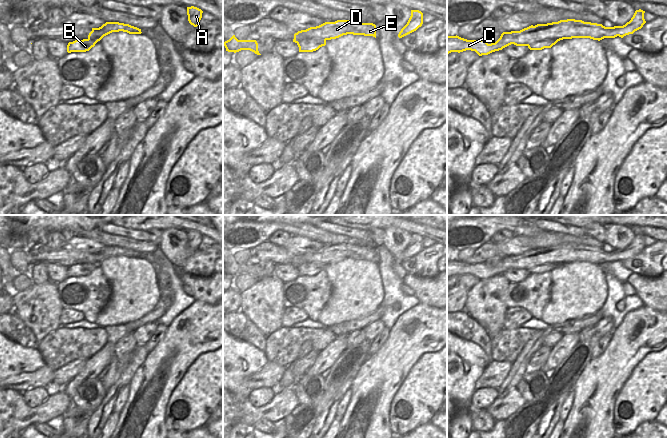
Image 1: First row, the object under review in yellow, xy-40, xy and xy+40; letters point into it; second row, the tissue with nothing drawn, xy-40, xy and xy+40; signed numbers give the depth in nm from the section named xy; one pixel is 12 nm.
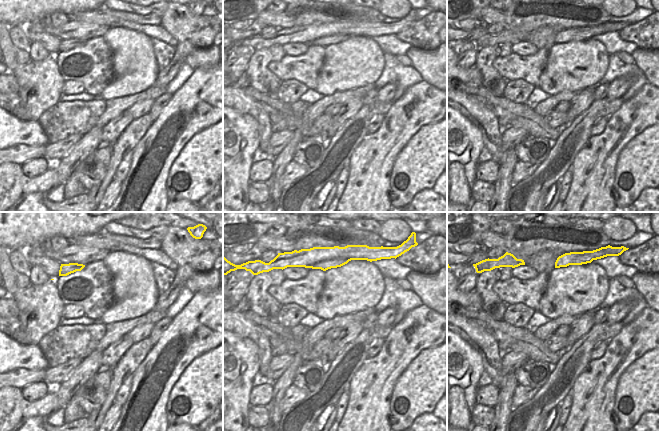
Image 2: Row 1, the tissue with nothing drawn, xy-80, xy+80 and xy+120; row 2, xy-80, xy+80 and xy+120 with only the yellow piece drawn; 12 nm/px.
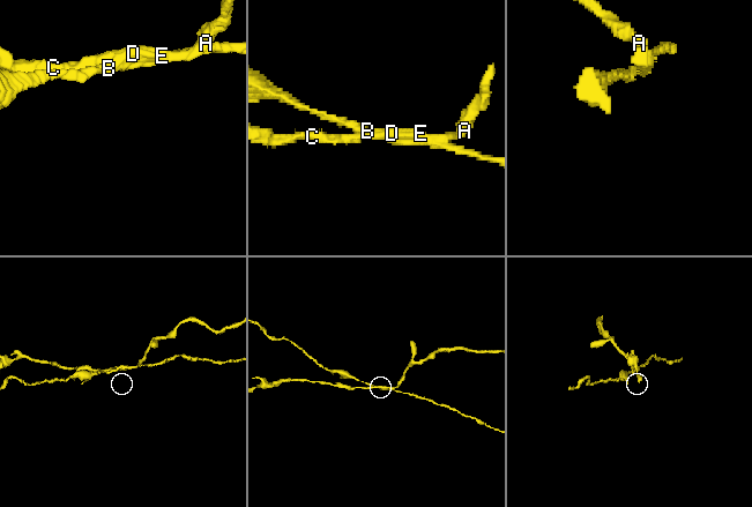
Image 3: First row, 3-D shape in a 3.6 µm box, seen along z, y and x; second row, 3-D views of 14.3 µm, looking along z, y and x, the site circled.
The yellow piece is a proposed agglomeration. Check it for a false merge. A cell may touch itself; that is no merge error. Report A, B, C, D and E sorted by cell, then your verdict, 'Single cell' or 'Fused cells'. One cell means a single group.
Groups: A C D E / B. Fused cells.

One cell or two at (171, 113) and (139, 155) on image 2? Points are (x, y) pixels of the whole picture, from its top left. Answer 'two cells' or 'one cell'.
one cell

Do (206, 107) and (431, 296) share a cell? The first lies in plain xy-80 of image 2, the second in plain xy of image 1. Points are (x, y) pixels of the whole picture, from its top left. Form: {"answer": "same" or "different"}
{"answer": "different"}

